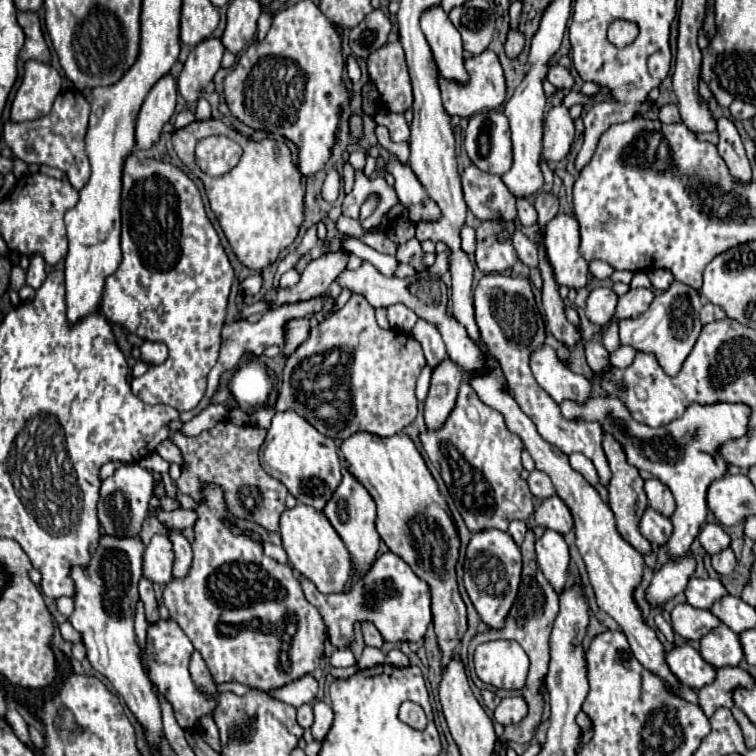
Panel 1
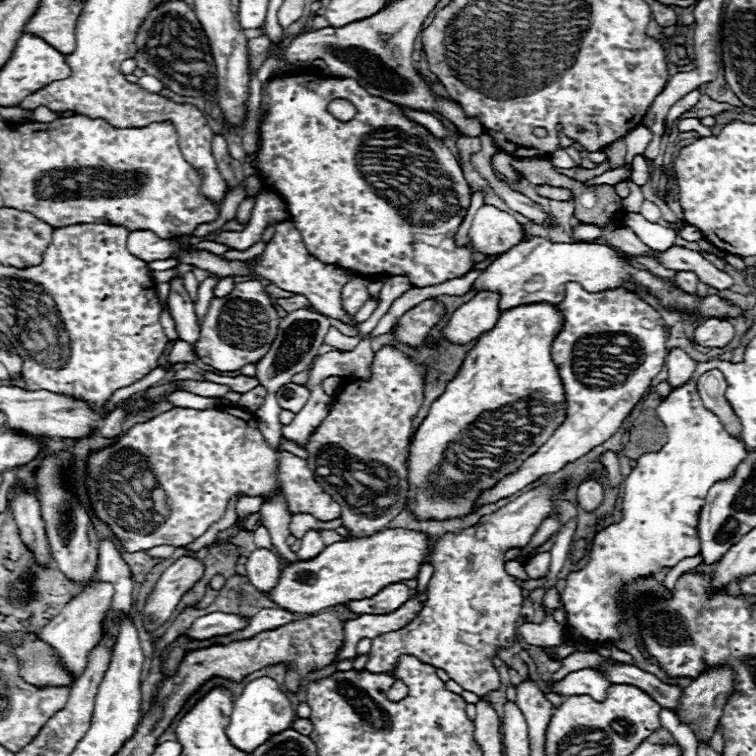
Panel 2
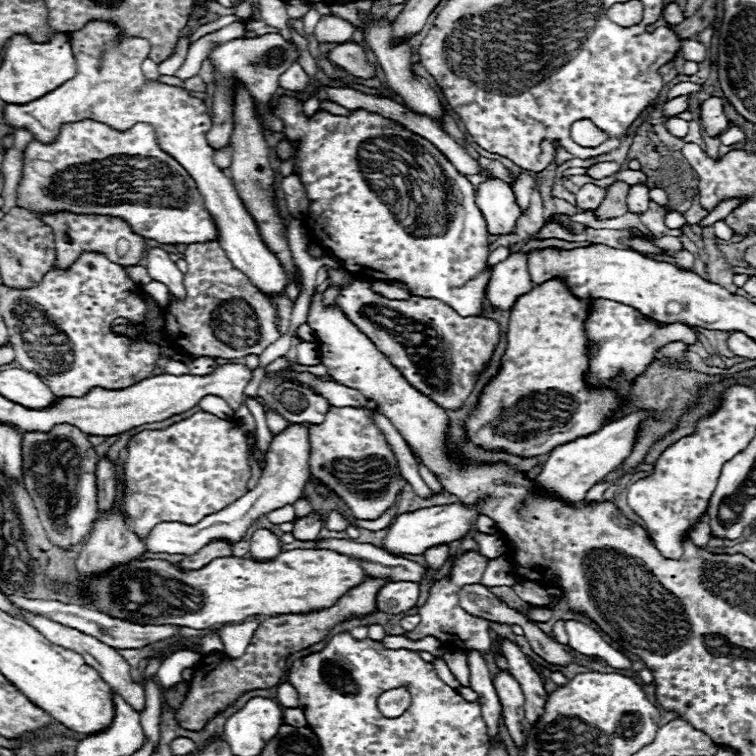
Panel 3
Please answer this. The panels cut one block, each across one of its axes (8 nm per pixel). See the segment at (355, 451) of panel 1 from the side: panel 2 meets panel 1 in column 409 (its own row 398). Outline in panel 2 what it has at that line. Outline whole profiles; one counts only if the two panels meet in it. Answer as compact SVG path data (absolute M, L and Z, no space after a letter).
M540 302L540 304L526 304L526 306L518 306L518 308L510 308L510 310L504 310L496 322L496 326L488 332L484 332L478 342L474 344L474 348L466 354L460 370L456 372L456 376L446 384L446 390L444 394L432 402L430 410L428 410L428 416L422 420L422 424L418 426L412 442L410 442L410 454L408 454L408 460L406 460L406 466L408 466L408 500L414 508L410 508L412 516L416 516L418 520L448 520L448 518L462 518L462 516L468 516L472 514L472 506L476 502L476 498L494 488L504 476L516 472L522 462L532 456L554 432L554 428L558 428L558 424L562 424L564 416L566 416L566 398L564 398L564 386L560 382L560 376L558 376L558 370L550 358L550 344L556 336L556 332L560 330L562 326L562 314L550 306L548 302Z

